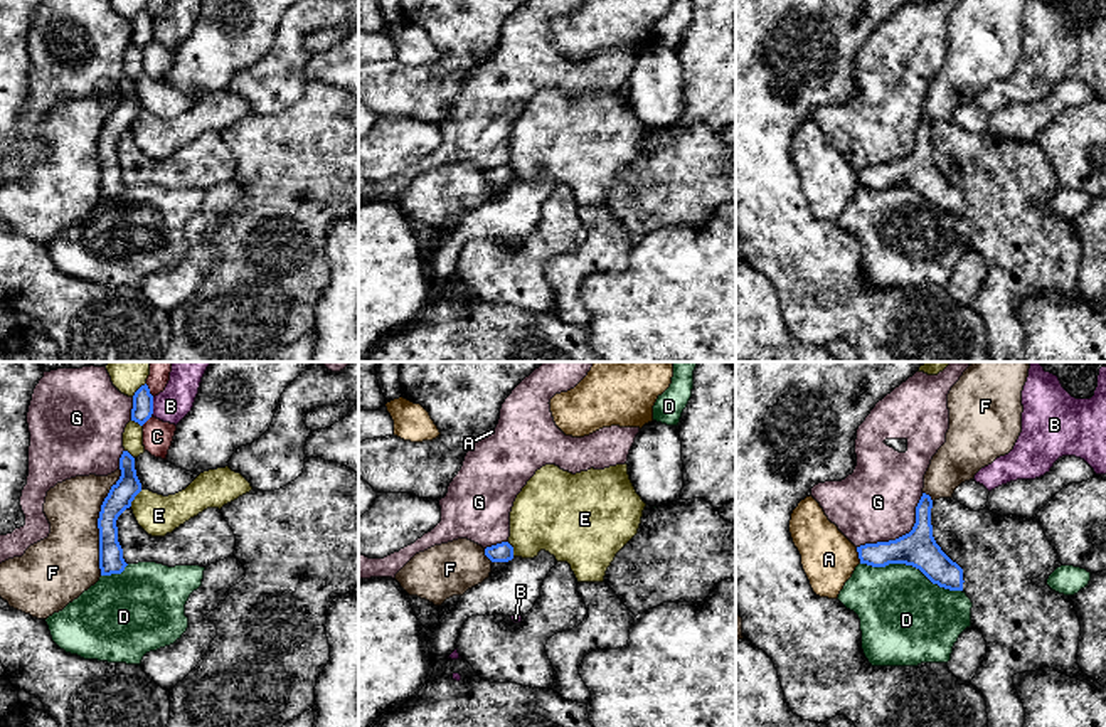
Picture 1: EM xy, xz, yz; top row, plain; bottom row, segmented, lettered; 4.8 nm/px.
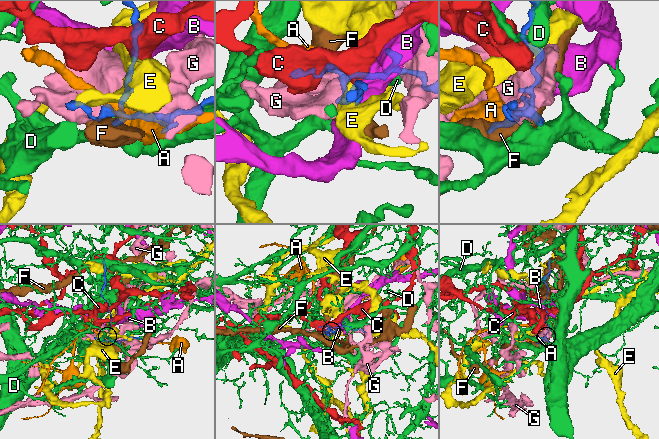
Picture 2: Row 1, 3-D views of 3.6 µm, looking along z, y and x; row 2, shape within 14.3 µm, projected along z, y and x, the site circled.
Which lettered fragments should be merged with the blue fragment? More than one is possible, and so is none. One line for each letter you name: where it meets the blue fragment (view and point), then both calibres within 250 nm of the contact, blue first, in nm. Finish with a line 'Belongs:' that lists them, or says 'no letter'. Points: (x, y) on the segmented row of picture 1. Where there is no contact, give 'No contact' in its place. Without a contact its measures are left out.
Belongs: no letter

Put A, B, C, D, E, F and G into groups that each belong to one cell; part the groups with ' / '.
A / B / C / D / E / F / G

